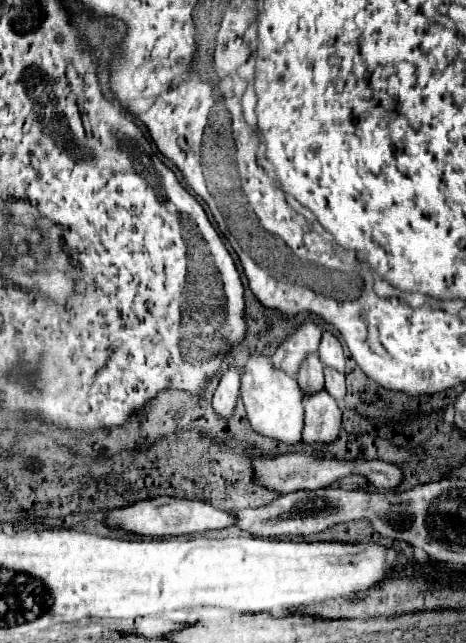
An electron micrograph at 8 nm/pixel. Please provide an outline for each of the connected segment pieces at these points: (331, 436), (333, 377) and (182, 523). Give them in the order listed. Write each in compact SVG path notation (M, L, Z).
M326 391L304 399L304 433L302 441L308 445L334 443L342 429L342 411Z
M328 367L324 369L326 375L326 391L340 403L346 397L346 383L344 383L344 375L338 371L330 371Z
M156 497L150 501L138 501L134 505L112 509L108 511L110 523L114 527L138 533L142 537L176 537L176 535L190 535L190 533L202 533L212 529L226 529L236 523L236 515L214 509L210 503L204 501L188 501L188 499L174 499L174 497Z

